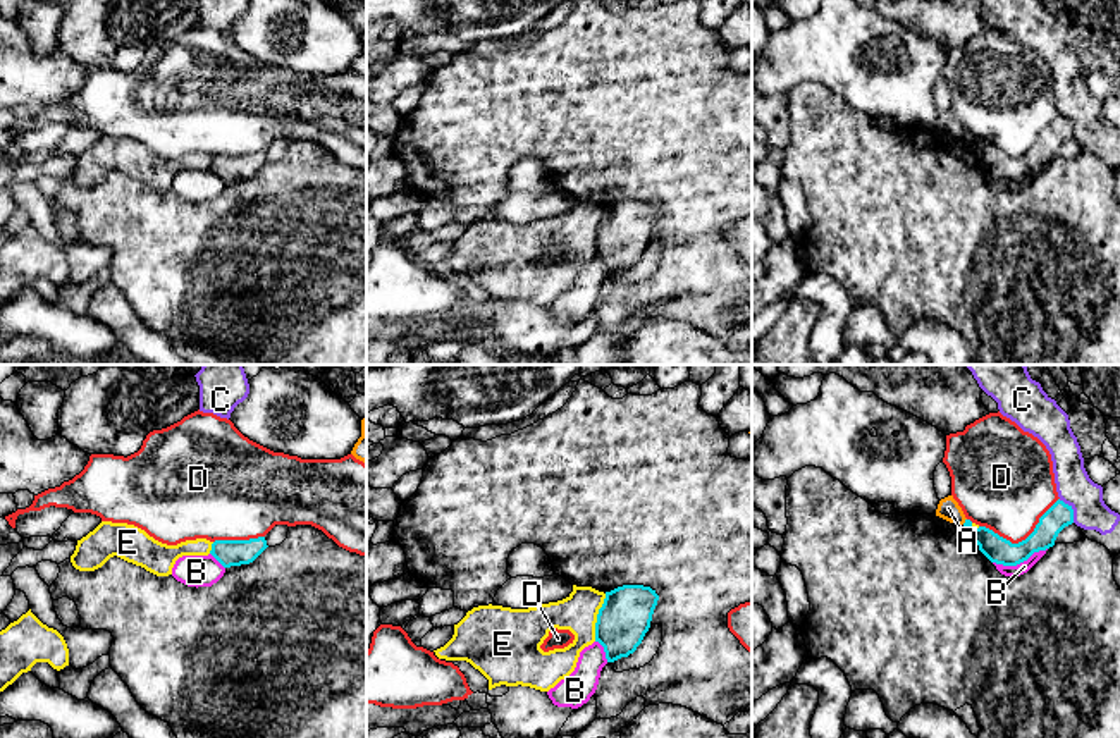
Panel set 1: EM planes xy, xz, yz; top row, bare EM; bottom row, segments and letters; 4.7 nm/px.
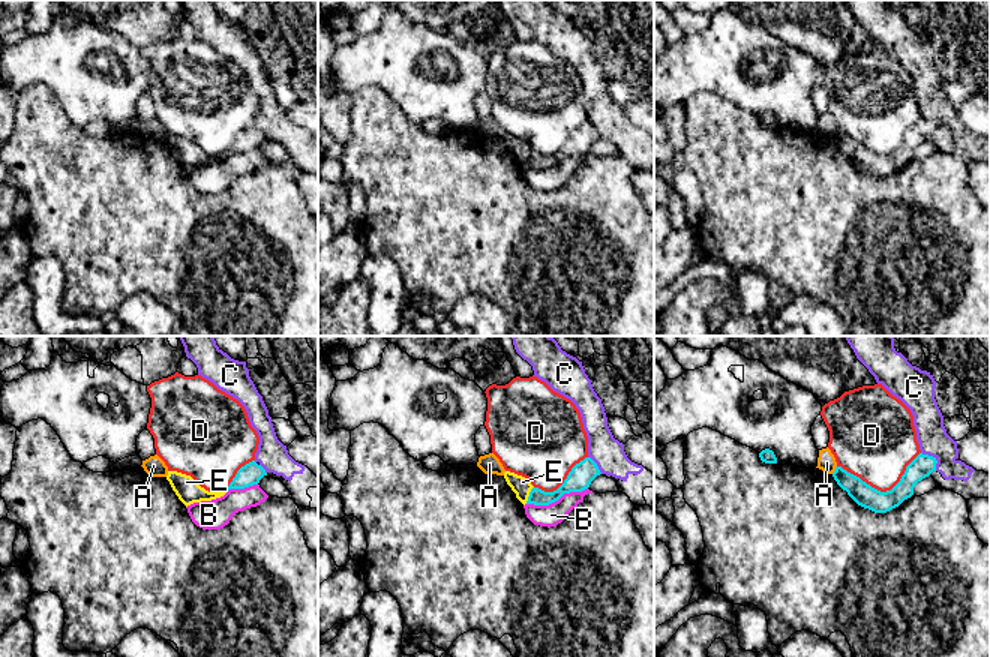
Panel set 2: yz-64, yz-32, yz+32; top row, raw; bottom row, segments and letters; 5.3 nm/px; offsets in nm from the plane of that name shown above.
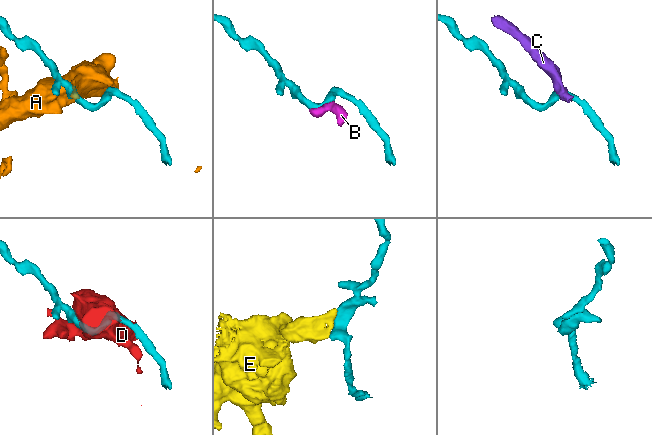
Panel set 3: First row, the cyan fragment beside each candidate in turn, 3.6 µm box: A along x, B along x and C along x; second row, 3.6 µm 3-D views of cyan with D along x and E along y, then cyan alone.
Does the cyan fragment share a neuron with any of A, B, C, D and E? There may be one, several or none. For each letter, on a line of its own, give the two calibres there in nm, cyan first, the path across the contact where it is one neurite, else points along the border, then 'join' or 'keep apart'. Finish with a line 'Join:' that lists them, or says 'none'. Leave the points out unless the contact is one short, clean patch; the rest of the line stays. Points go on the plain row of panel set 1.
A: 120/100 nm | keep apart
B: 120/50 nm | along yz (1046, 162), (1015, 179), (993, 178) | keep apart
C: 120/170 nm | along yz (1058, 114), (1072, 124), (1074, 136) | keep apart
D: 120/400 nm | keep apart
E: 240/180 nm | along xz (606, 209), (597, 229), (594, 255) | keep apart
Join: none

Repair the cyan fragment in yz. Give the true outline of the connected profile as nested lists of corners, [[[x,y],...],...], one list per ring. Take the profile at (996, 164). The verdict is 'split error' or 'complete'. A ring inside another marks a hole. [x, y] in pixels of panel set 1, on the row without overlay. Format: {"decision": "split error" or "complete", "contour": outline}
{"decision": "complete", "contour": [[[1056,115],[1036,139],[1034,146],[1022,157],[1012,158],[986,141],[974,143],[970,134],[963,141],[969,151],[979,160],[979,165],[996,179],[1017,181],[1027,175],[1034,167],[1055,160],[1058,148],[1074,138],[1074,124],[1063,115]]]}

